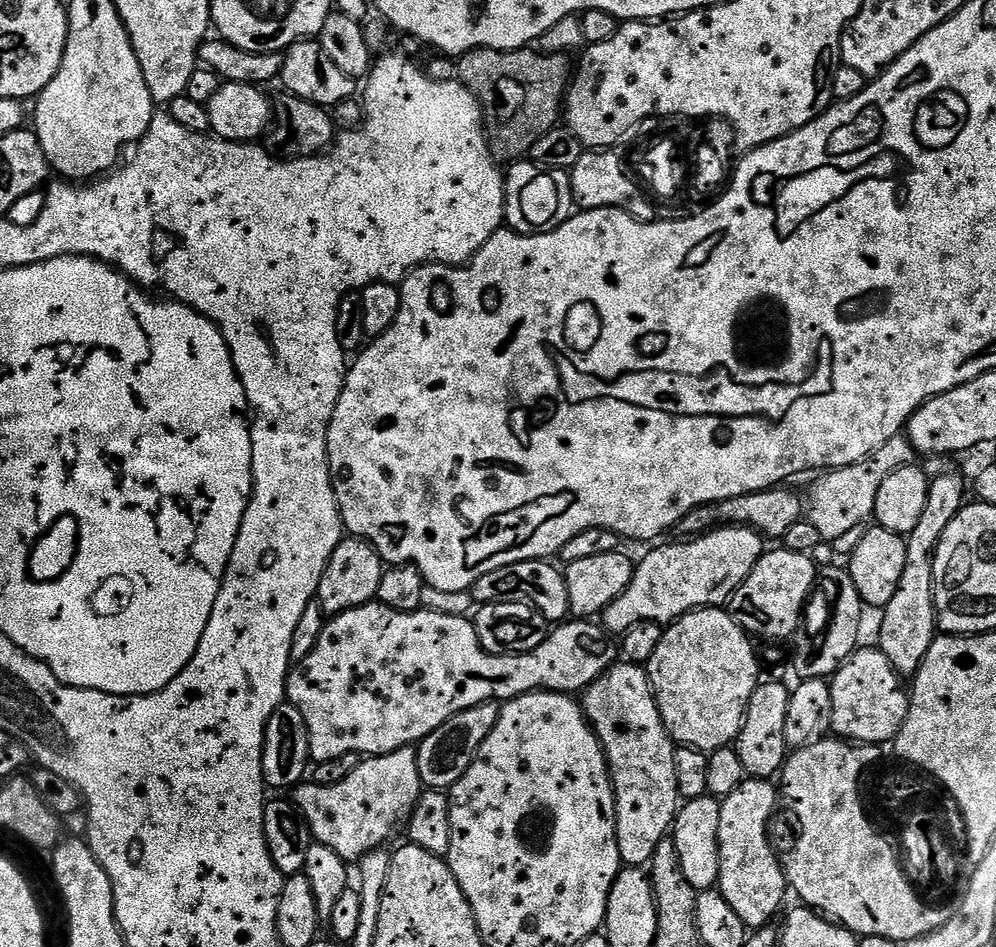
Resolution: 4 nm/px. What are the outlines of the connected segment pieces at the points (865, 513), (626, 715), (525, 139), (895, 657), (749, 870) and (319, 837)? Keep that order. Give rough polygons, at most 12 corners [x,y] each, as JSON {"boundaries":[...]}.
{"boundaries":[[[901,434],[873,456],[817,475],[806,516],[821,541],[863,529],[878,486],[916,464]],[[638,664],[584,689],[620,859],[647,865],[682,800],[677,745]],[[475,48],[459,83],[497,161],[557,127],[567,55]],[[960,472],[931,477],[882,610],[878,647],[915,677],[938,635],[934,558],[964,509]],[[745,778],[723,797],[718,891],[767,928],[790,885],[768,841],[778,788]],[[416,748],[301,782],[315,843],[346,862],[387,845],[421,791]]]}

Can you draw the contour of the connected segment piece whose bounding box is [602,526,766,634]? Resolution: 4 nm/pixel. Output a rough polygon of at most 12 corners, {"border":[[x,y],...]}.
{"border":[[752,528],[661,543],[602,613],[609,633],[727,605],[766,551]]}

